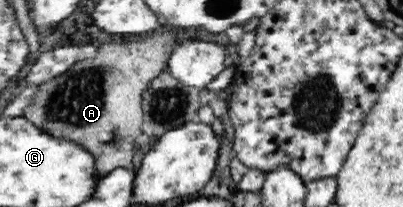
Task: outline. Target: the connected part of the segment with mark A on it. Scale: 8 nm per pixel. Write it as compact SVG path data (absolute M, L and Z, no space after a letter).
M161 25L158 30L144 34L144 37L138 41L120 41L120 43L100 45L94 57L76 61L58 77L30 88L24 93L29 97L29 102L22 108L22 116L38 129L42 129L46 135L56 137L56 139L66 139L70 143L80 145L84 151L88 151L94 157L92 175L98 179L118 168L133 171L134 165L131 162L134 139L142 132L141 125L144 121L143 96L153 81L162 72L168 70L170 57L174 49L179 46L178 35L186 33L172 25Z

